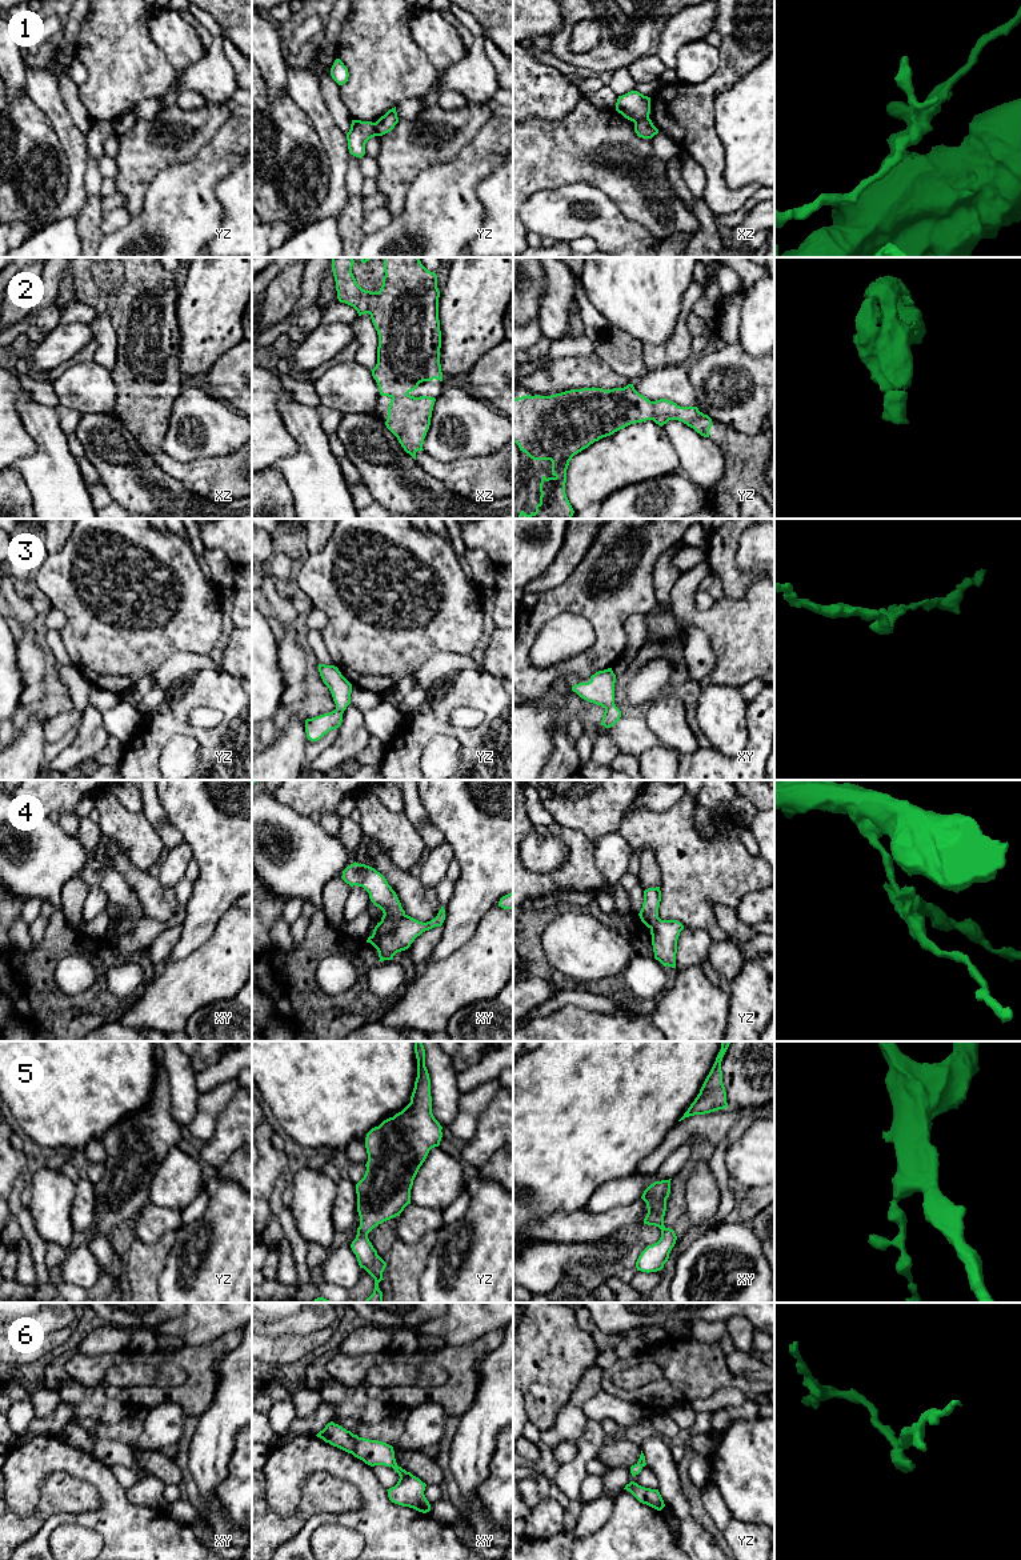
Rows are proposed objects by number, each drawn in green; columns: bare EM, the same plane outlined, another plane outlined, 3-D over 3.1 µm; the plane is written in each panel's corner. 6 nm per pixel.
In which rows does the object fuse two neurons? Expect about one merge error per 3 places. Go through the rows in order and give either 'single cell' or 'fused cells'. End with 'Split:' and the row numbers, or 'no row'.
1: fused cells
2: single cell
3: single cell
4: fused cells
5: single cell
6: single cell
Split: 1, 4

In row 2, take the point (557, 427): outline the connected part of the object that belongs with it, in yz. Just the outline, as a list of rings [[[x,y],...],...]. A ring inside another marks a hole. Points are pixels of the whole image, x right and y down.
[[[633,384],[609,391],[592,387],[550,396],[526,395],[513,399],[513,443],[533,460],[550,460],[553,475],[541,479],[536,512],[526,515],[521,511],[517,519],[572,519],[574,511],[565,493],[566,469],[572,457],[594,441],[646,420],[653,420],[660,427],[669,420],[678,420],[704,437],[709,437],[712,427],[712,419],[697,407],[680,407],[666,399],[650,401],[640,395]]]

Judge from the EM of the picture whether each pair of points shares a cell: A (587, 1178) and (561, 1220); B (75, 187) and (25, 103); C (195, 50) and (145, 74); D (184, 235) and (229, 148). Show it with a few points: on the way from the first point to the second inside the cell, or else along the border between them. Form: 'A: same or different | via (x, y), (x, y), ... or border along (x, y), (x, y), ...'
A: different | border along (585, 1206), (577, 1210), (555, 1210), (537, 1218)
B: different | border along (61, 143), (67, 158), (67, 192), (59, 204)
C: different | border along (151, 38), (176, 71)
D: same | via (184, 214), (184, 194), (208, 170)

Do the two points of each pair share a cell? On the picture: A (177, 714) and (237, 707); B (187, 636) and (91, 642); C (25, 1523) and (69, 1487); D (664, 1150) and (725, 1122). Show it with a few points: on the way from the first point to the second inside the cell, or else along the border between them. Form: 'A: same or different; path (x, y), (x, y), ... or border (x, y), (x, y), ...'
A: same; path (192, 699), (223, 699)
B: same; path (163, 636), (115, 636)
C: same; path (36, 1518), (59, 1495)
D: same; path (679, 1135), (689, 1126), (711, 1126)

